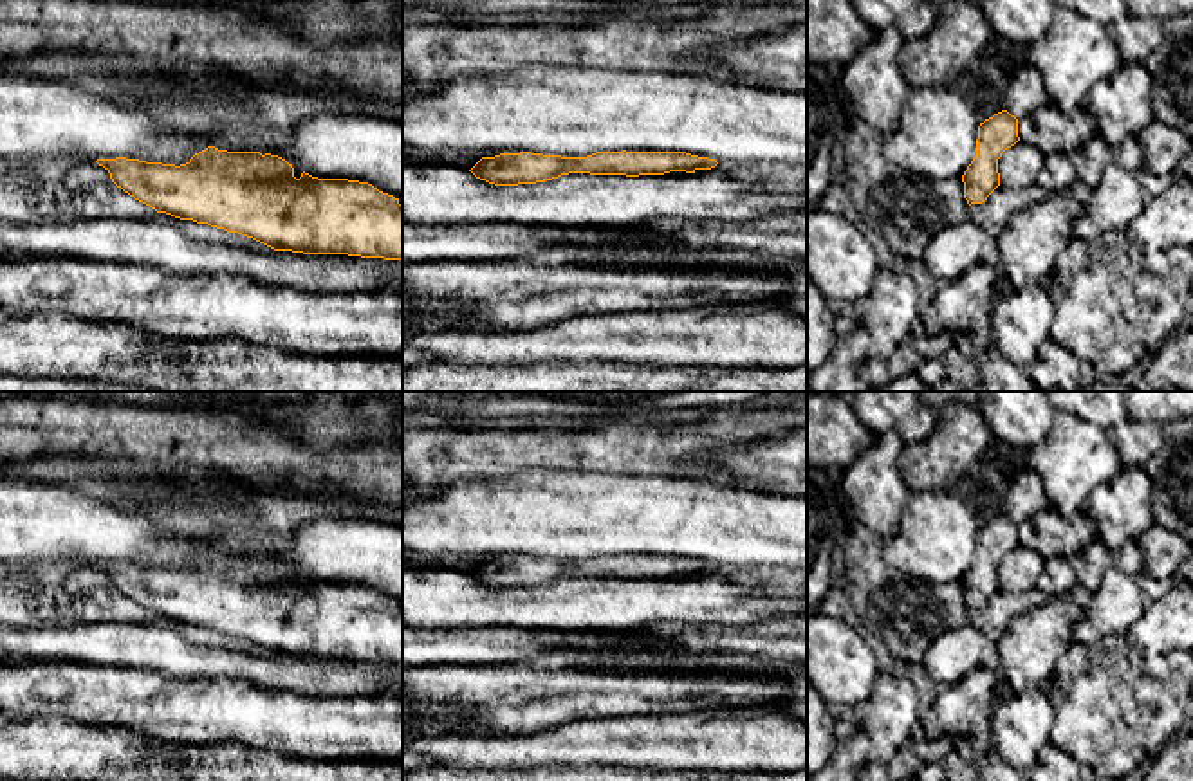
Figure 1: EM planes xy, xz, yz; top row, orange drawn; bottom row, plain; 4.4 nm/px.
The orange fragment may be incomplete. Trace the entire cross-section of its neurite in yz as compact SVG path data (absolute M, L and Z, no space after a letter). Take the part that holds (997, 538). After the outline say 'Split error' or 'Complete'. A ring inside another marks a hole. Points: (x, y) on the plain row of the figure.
M1007 514L980 527L976 561L962 579L964 602L969 610L985 606L1000 590L998 563L1018 545L1018 523Z. Complete

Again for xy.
M215 550L180 570L126 561L96 566L117 592L157 617L238 637L274 655L402 664L402 610L368 586L318 583L305 575L296 583L292 568L278 559Z. Complete

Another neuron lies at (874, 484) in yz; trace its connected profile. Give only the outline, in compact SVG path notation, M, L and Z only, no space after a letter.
M890 429L874 436L859 458L843 471L843 491L859 519L883 539L899 532L911 491L902 480L901 455L904 444Z

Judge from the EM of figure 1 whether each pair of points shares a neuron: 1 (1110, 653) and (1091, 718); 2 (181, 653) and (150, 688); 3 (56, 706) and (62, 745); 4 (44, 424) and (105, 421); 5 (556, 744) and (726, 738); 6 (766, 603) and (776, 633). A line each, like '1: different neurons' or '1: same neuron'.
1: same neuron
2: different neurons
3: different neurons
4: same neuron
5: same neuron
6: different neurons

